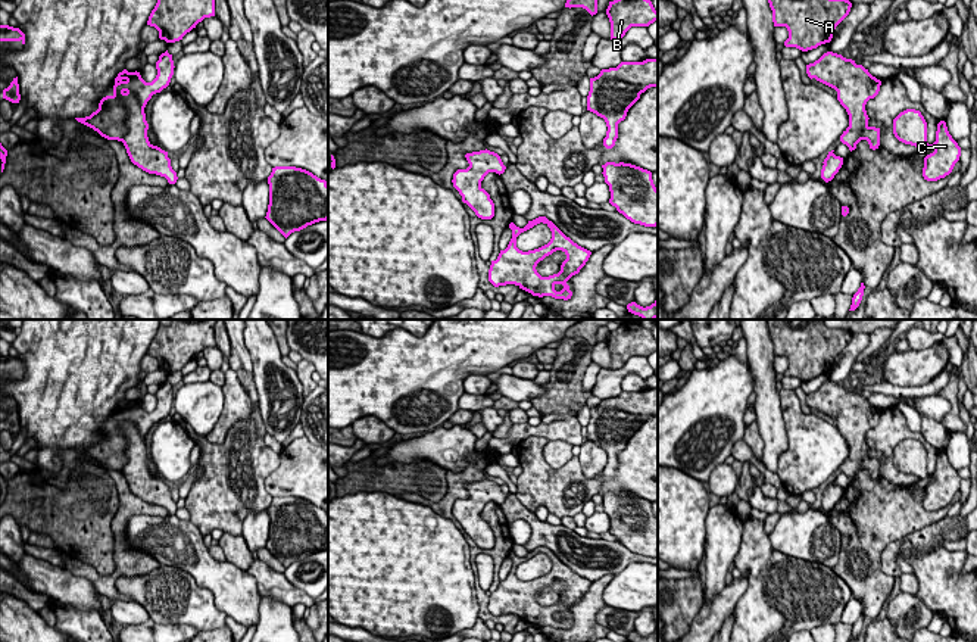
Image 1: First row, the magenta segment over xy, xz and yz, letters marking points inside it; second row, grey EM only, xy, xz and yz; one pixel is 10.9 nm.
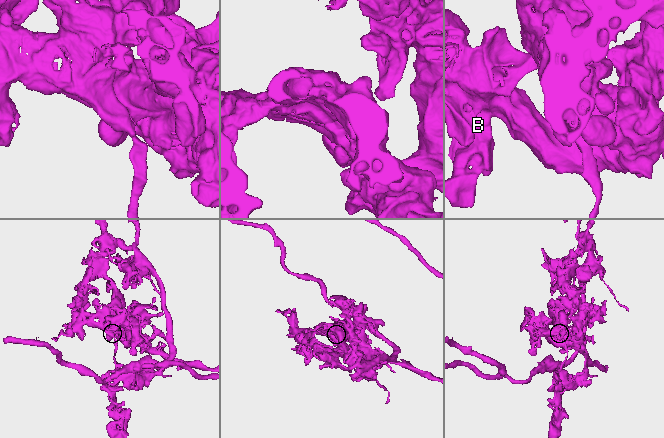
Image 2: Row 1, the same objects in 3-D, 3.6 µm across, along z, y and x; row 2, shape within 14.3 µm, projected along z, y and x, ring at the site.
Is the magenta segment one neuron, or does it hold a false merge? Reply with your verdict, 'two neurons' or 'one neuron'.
two neurons

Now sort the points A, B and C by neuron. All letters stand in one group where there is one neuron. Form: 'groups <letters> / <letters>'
groups A / B C

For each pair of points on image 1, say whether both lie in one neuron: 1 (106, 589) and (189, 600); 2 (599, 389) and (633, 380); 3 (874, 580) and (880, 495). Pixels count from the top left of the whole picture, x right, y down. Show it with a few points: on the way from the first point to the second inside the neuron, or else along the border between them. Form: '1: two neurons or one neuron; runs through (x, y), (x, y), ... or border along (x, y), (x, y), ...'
1: two neurons; border along (149, 572), (140, 576), (121, 576), (115, 588)
2: two neurons; border along (642, 377), (627, 374), (621, 382)
3: one neuron; runs through (871, 560), (871, 516)

